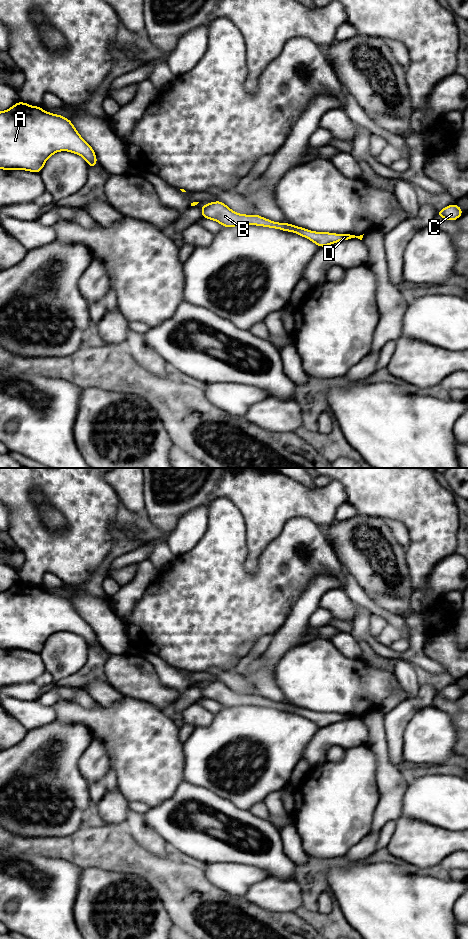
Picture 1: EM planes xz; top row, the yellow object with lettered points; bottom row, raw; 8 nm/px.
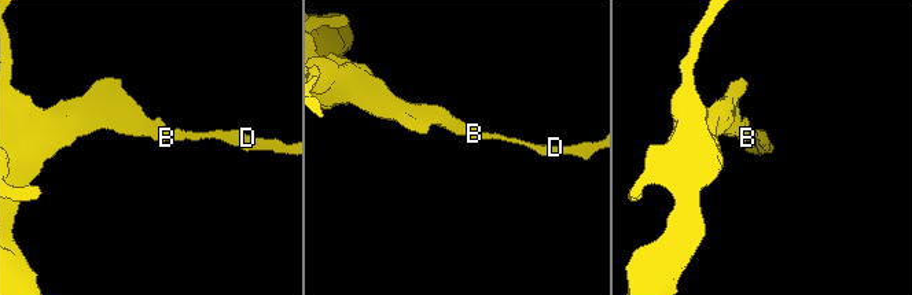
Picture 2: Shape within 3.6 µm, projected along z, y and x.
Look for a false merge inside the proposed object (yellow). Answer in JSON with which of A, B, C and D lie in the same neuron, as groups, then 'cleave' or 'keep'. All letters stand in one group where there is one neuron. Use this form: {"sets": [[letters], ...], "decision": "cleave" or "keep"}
{"sets": [["A", "B", "C", "D"]], "decision": "keep"}

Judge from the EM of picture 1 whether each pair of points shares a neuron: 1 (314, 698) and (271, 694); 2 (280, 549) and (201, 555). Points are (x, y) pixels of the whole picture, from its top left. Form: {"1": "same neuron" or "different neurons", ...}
{"1": "different neurons", "2": "same neuron"}

